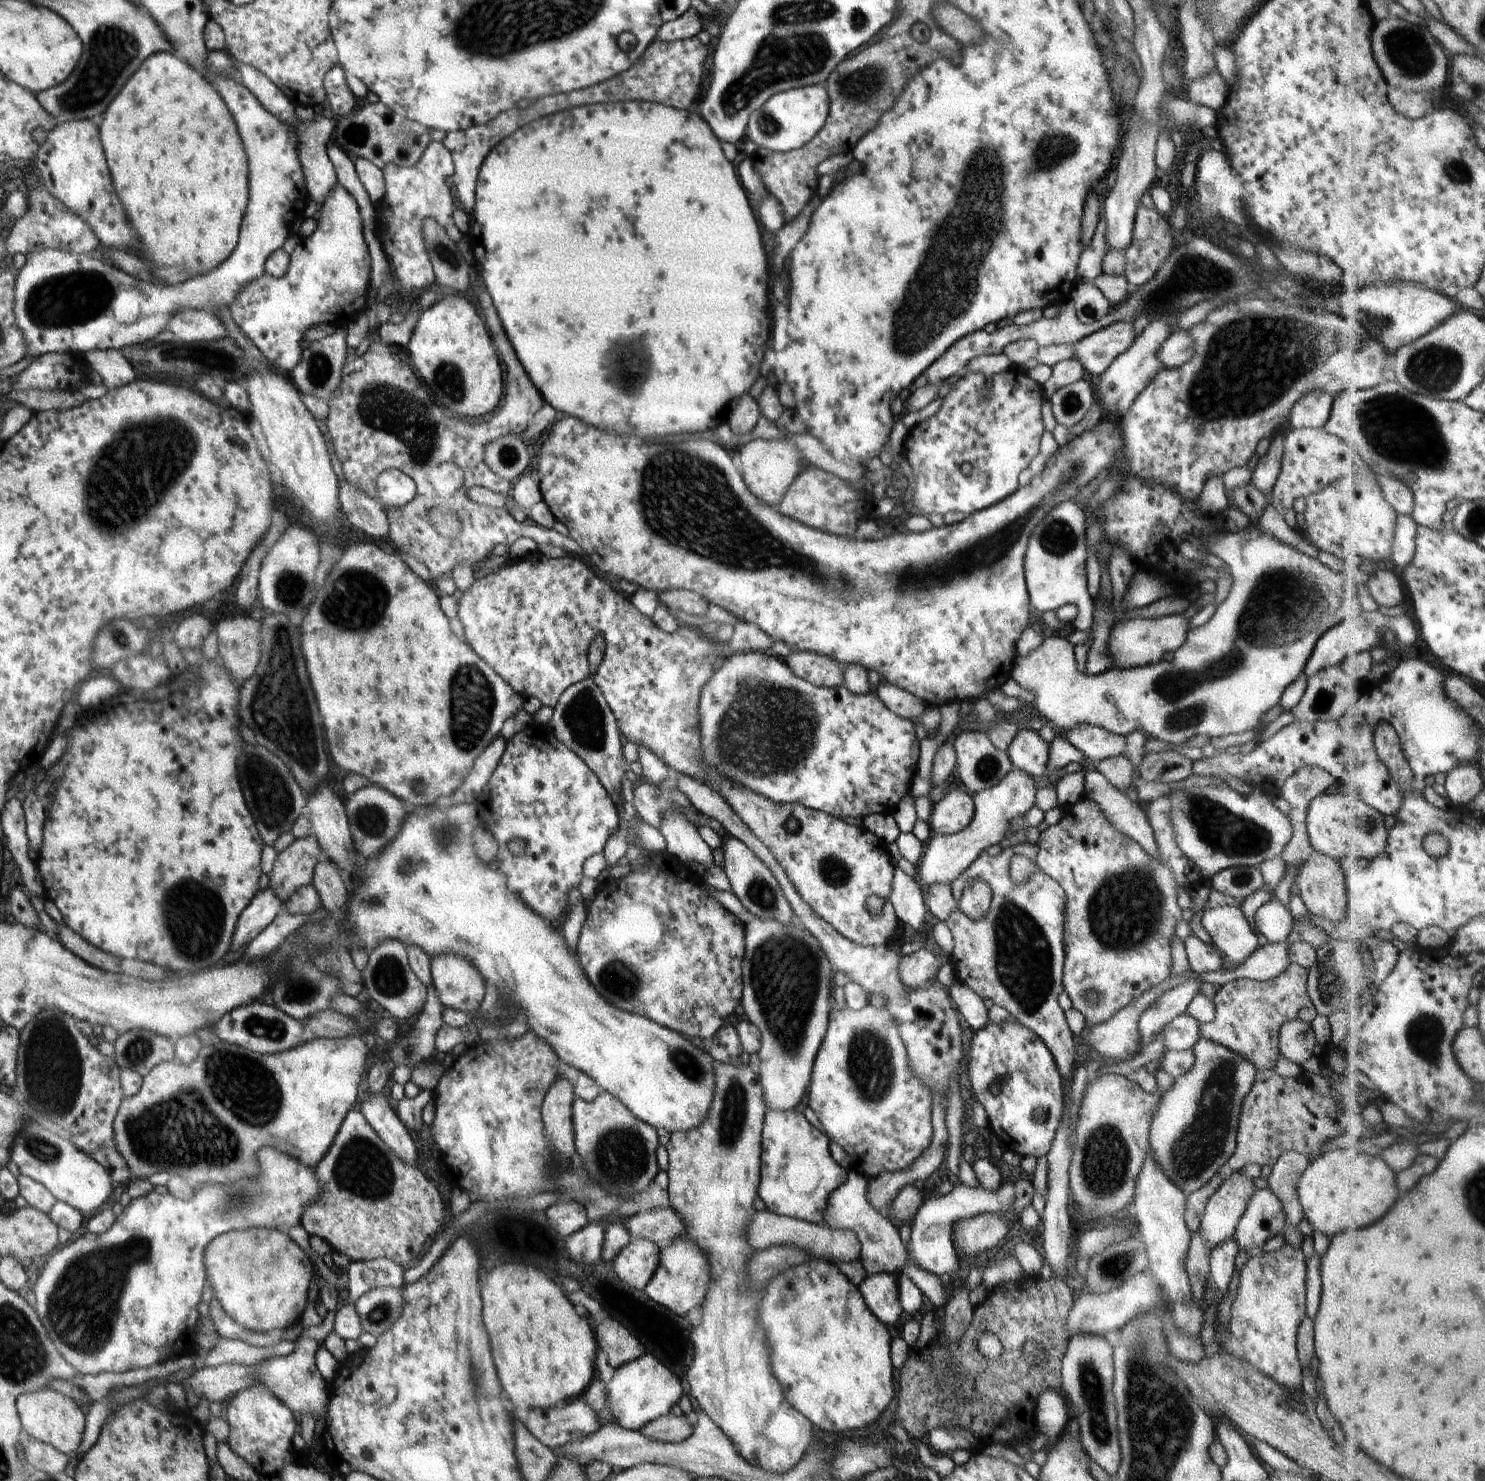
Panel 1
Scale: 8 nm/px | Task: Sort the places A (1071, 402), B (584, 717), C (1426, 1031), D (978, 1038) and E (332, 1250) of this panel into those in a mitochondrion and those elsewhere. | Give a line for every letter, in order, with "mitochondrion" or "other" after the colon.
A: mitochondrion
B: mitochondrion
C: mitochondrion
D: other
E: other

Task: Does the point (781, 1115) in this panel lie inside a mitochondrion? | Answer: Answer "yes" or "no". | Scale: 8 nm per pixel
no

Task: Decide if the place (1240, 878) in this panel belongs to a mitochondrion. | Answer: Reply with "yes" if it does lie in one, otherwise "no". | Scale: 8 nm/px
yes

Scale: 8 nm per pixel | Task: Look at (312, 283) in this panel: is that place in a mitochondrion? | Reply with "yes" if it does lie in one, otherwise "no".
no

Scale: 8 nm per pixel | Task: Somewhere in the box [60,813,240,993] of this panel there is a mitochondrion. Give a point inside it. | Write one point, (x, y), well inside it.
(188, 896)

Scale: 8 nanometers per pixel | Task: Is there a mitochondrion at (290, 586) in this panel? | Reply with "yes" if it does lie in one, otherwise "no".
yes

